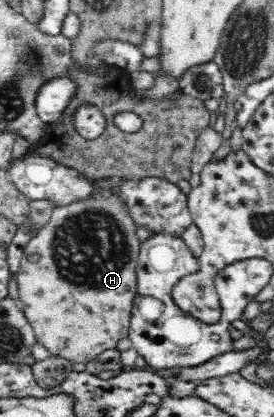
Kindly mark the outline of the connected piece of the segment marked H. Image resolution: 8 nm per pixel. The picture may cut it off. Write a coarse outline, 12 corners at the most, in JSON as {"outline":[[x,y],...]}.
{"outline":[[114,191],[53,208],[17,275],[73,364],[128,337],[141,242]]}

